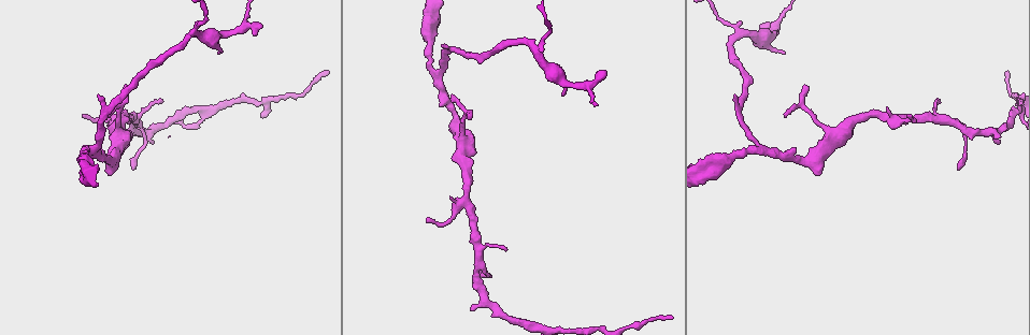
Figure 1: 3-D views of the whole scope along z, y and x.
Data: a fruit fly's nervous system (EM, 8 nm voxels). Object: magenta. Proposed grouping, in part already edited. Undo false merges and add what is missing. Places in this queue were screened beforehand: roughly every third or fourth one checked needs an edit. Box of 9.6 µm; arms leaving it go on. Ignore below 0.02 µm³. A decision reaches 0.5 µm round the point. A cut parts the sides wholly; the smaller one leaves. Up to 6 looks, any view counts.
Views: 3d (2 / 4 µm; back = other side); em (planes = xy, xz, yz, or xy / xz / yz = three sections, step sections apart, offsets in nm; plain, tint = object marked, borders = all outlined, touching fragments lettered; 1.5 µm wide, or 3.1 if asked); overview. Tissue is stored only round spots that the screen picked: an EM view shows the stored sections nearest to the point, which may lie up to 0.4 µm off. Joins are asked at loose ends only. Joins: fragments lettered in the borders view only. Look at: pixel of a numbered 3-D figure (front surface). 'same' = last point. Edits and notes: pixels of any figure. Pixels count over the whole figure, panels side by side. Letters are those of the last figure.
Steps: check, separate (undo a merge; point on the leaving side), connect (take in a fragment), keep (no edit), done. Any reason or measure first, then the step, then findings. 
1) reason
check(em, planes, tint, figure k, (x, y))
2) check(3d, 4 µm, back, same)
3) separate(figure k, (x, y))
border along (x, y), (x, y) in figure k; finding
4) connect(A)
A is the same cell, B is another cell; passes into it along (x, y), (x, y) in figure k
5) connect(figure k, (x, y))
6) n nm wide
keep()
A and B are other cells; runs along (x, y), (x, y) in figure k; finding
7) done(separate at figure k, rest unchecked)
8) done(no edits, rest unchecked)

branch stops here
check(3d, 4 µm, figure 1, (597, 71))

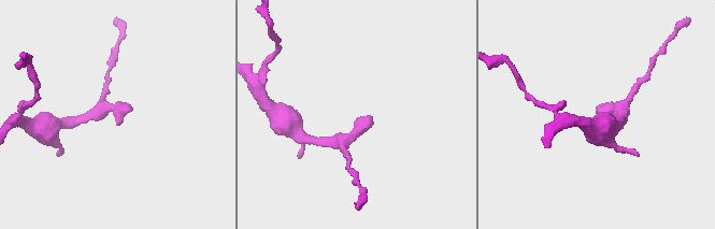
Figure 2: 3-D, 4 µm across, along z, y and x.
check(em, planes, tint, figure 2, (116, 123))

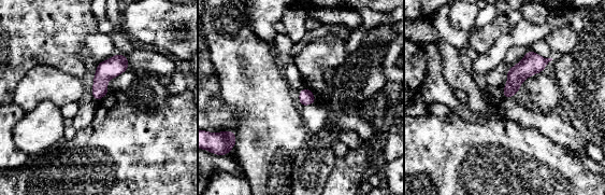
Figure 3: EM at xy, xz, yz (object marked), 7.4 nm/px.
what lies round it
check(em, planes, borders, same)

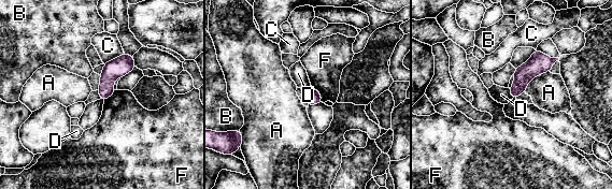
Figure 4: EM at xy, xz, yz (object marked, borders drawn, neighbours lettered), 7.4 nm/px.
120 nm wide; A touches over 240 nm
keep()
A, B, C, D and F are other cells; no lettered fragment goes on from it

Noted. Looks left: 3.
three-way junction
check(em, planes, borders, figure 1, (438, 72))

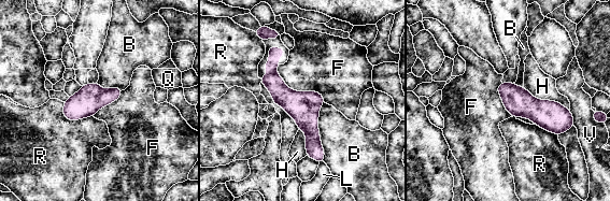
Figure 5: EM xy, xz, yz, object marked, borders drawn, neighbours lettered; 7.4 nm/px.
keep()
B, F, H, L, Q, R and V are other cells; runs along (270, 49), (272, 81), (306, 116), (321, 159) in figure 5; all the same neuron

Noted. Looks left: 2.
done(no edits, rest unchecked)

